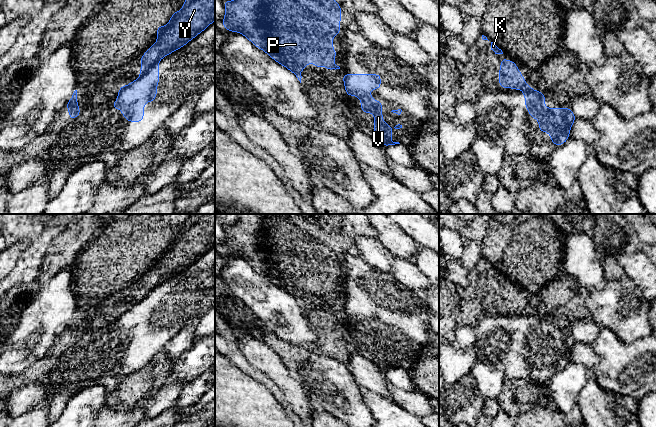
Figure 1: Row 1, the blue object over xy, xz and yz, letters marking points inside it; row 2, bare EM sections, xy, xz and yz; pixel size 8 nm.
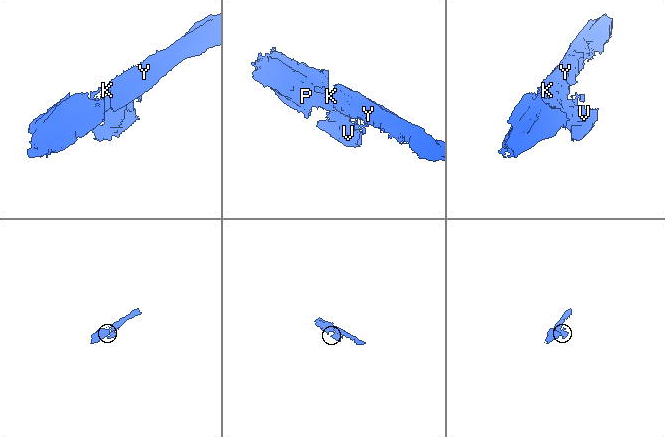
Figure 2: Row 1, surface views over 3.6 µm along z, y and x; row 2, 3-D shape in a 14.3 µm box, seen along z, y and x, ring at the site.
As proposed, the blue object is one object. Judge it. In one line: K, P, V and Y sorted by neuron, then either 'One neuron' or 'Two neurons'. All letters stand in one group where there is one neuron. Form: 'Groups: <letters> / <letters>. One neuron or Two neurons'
Groups: K P Y / V. Two neurons

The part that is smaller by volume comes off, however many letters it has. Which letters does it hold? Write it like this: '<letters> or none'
V

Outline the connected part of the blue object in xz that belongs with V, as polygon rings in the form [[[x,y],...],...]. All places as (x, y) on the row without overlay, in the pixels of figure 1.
[[[344,298],[341,300],[344,305],[344,311],[347,320],[358,320],[361,325],[362,337],[374,338],[374,361],[373,363],[380,368],[391,370],[400,368],[393,366],[391,359],[393,357],[391,350],[382,343],[383,336],[381,331],[384,329],[379,324],[373,324],[369,315],[381,311],[380,298]]]

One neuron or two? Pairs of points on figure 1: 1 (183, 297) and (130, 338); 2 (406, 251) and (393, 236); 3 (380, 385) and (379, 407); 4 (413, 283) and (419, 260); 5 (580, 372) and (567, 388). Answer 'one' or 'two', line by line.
1: one
2: one
3: two
4: two
5: one

